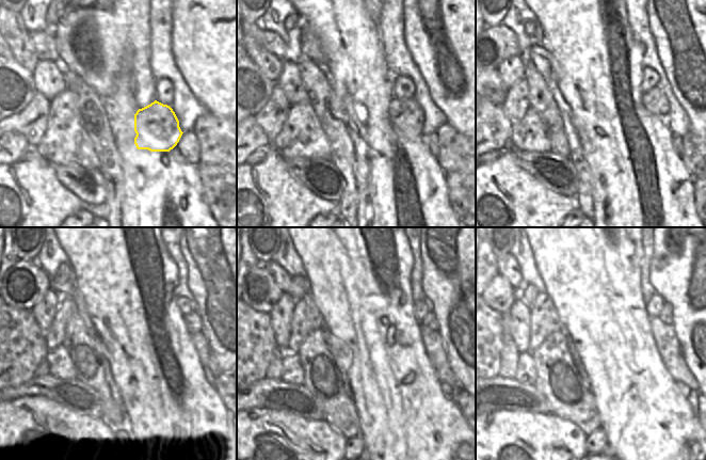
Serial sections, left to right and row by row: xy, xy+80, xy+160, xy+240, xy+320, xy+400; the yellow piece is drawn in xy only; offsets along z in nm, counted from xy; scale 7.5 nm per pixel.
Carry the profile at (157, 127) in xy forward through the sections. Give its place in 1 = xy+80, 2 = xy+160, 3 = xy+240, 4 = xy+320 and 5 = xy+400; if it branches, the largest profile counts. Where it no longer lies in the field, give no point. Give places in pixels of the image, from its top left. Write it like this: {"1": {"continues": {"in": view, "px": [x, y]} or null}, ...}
{"1": {"continues": {"in": "xy+80", "px": [406, 116]}}, "2": {"continues": {"in": "xy+160", "px": [655, 101]}}, "3": {"continues": {"in": "xy+240", "px": [192, 320]}}, "4": {"continues": {"in": "xy+320", "px": [430, 321]}}, "5": {"continues": {"in": "xy+400", "px": [666, 316]}}}

